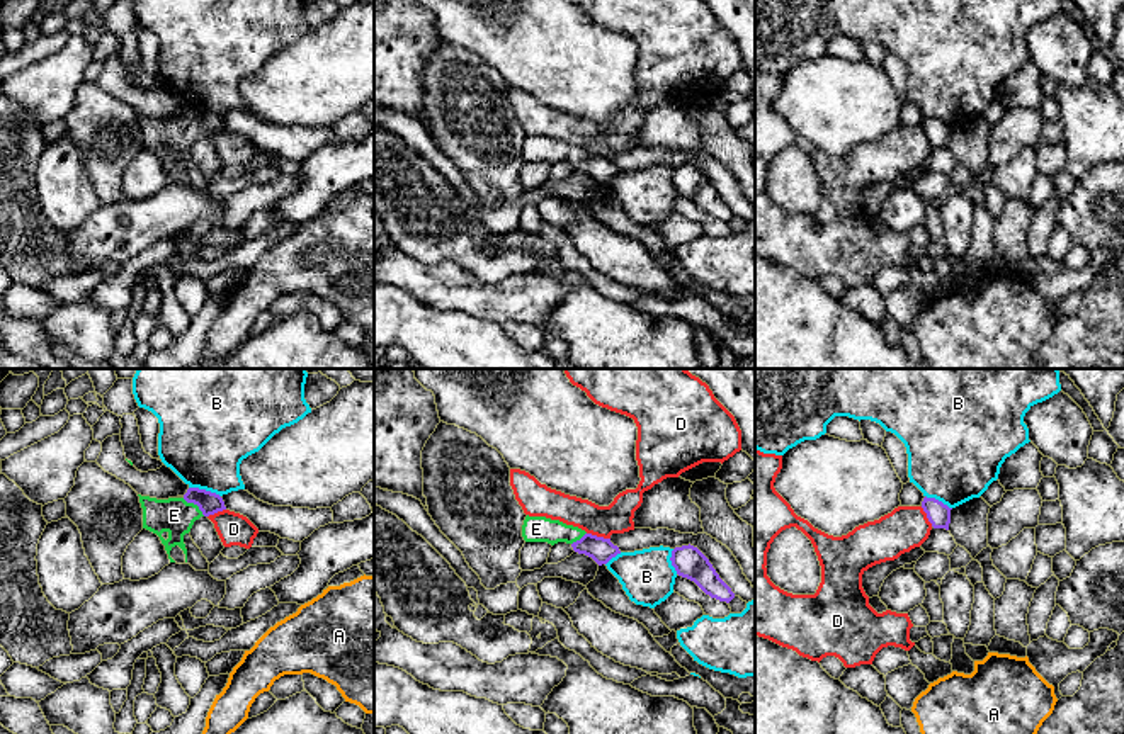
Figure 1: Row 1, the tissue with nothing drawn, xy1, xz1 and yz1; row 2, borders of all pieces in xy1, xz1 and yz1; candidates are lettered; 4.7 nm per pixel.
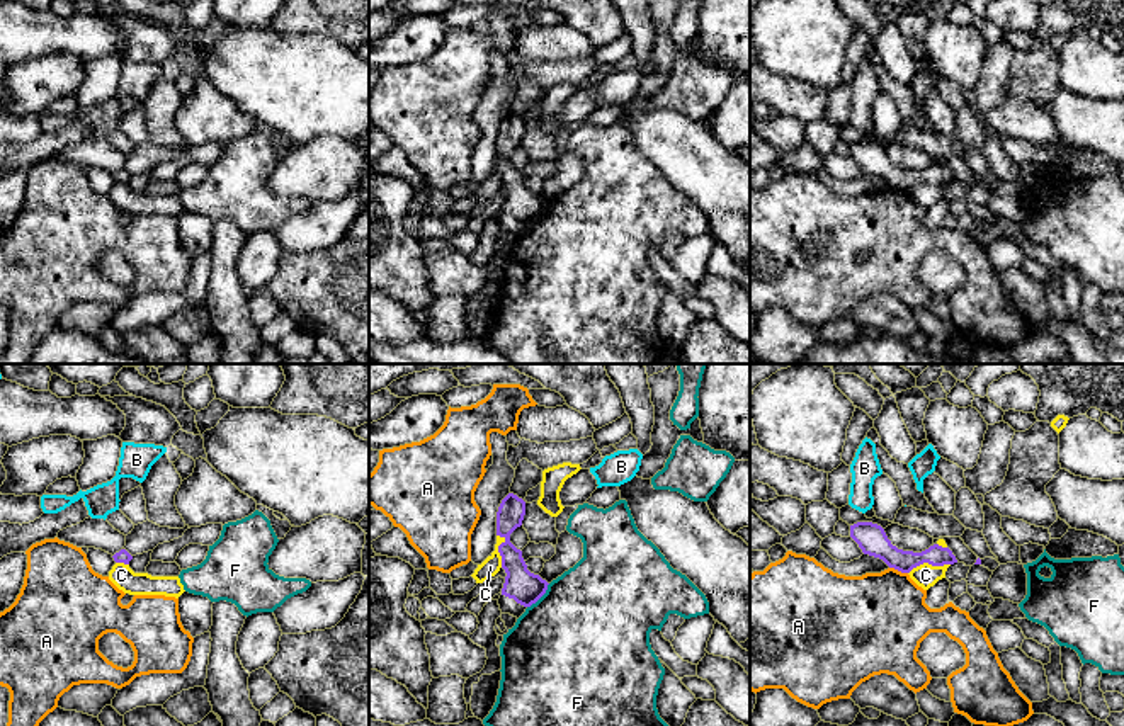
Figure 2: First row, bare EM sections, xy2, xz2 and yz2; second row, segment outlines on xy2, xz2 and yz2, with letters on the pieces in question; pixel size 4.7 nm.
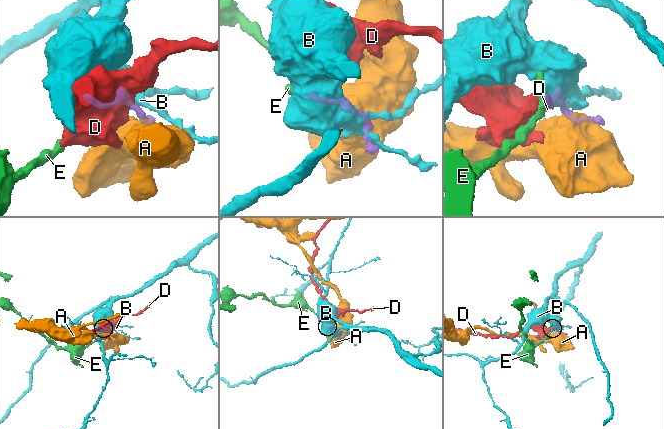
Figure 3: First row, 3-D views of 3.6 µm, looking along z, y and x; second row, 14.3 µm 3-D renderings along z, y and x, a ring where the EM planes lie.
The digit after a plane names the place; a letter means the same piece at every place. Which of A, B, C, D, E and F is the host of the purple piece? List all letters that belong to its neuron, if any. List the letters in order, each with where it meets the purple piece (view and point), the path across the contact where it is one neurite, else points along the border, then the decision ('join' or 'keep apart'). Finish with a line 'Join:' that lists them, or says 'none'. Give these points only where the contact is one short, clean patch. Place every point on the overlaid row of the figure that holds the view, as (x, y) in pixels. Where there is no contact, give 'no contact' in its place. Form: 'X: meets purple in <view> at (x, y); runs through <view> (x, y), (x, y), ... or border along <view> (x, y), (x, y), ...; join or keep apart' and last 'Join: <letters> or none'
A: meets purple in yz2 at (898, 570); border along yz2 (890, 567), (907, 573); keep apart
B: meets purple in xy1 at (204, 490); keep apart
C: meets purple in yz2 at (929, 563); border along yz2 (949, 563), (920, 563), (908, 573); keep apart
D: meets purple in xz1 at (599, 537); border along xz1 (587, 532), (609, 539); keep apart
E: meets purple in xy1 at (194, 503); runs through xy1 (210, 503), (194, 503), (174, 515); join
F: meets purple in xz2 at (539, 597); border along xz2 (550, 584), (527, 607); keep apart
Join: E

